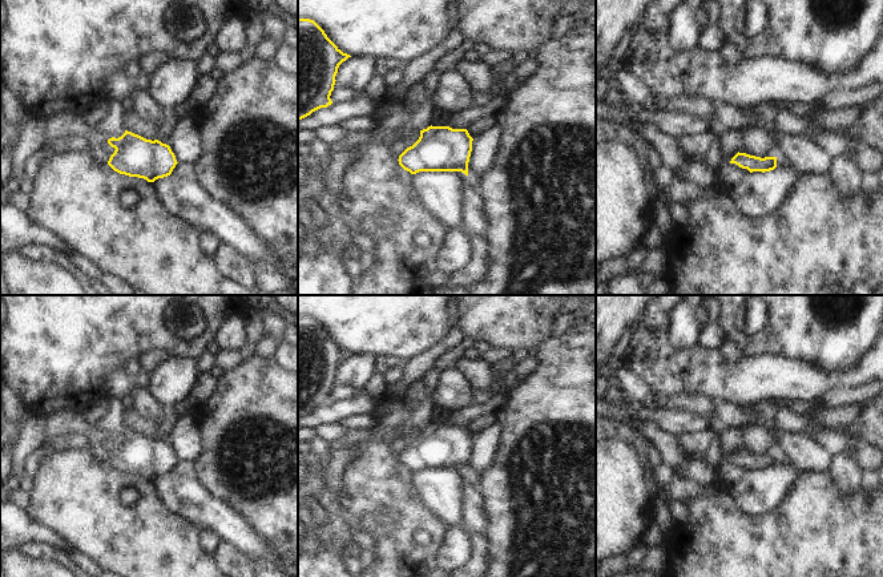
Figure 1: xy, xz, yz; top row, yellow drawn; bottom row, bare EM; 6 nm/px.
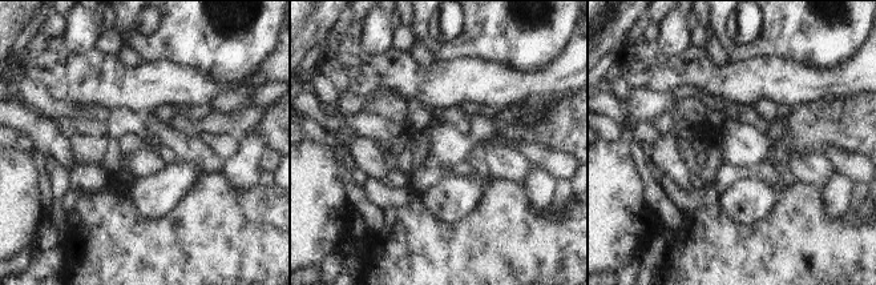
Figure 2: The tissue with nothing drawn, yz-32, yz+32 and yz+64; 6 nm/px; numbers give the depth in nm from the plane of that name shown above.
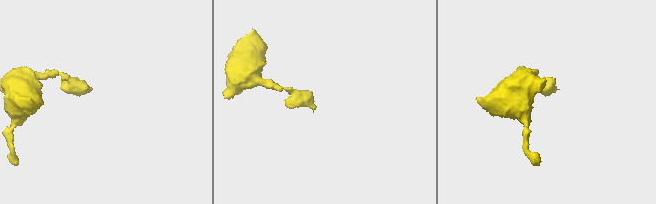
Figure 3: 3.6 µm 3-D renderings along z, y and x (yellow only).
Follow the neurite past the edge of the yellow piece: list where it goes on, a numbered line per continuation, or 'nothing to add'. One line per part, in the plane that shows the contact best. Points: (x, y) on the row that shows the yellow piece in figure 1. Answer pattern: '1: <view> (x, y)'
1: yz (730, 174).

